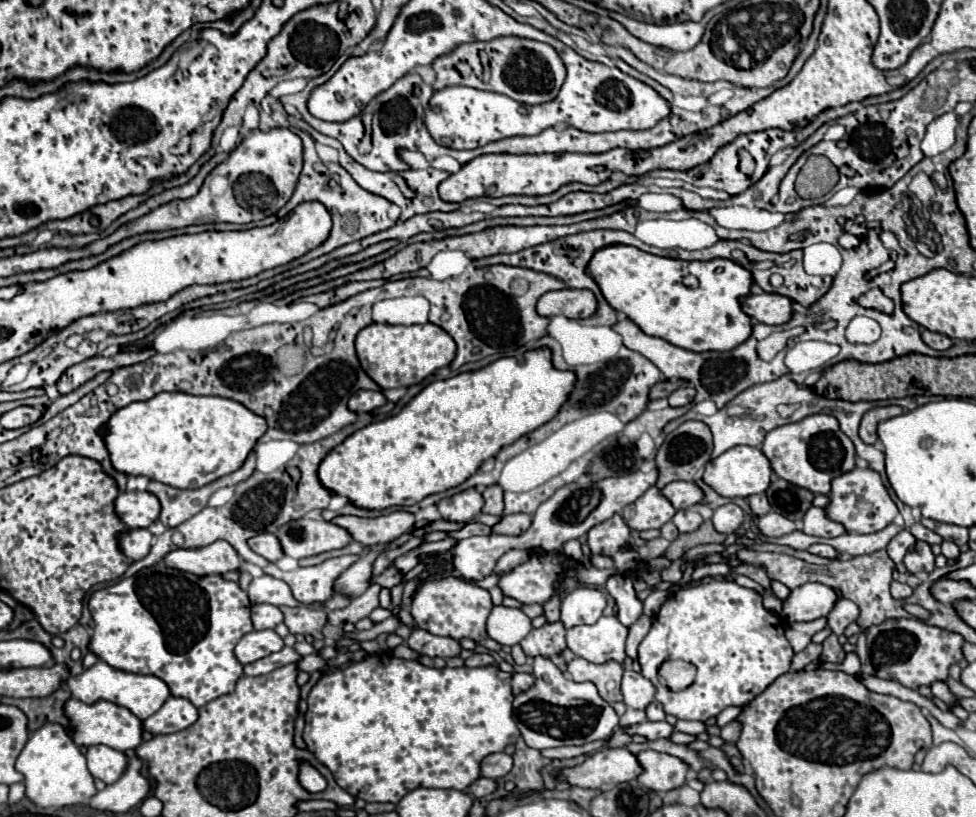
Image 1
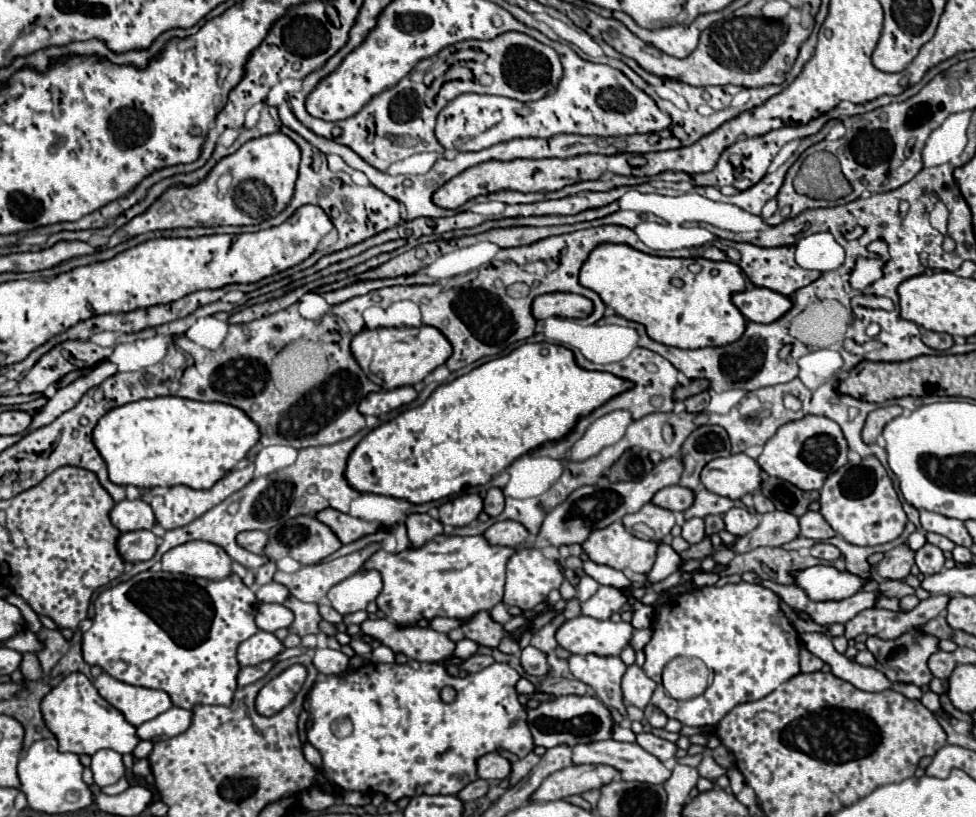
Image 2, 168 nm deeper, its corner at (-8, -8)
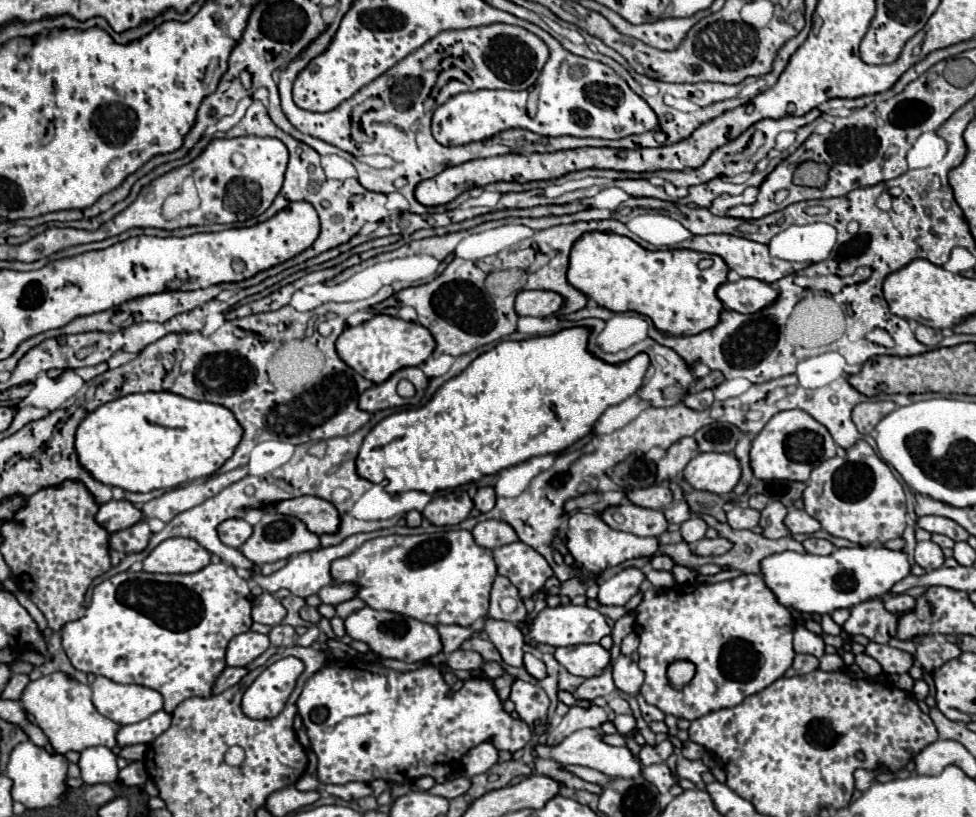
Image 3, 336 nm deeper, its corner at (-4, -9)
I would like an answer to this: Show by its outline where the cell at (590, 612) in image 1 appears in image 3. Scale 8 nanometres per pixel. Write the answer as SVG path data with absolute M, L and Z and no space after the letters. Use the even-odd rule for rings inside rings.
M626 568L600 584L598 600L606 606L624 606L634 594L638 594L644 578L646 576L640 568Z

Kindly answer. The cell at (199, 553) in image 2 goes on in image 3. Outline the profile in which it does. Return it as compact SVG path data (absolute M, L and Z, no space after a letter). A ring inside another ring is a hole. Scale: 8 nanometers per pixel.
M168 538L160 542L144 560L144 572L192 574L210 564L210 552L190 538Z

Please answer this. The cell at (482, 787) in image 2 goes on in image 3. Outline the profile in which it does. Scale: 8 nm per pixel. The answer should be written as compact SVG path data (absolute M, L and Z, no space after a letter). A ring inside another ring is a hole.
M454 776L454 778L450 778L450 780L442 782L442 784L434 784L428 792L452 800L452 798L456 798L456 796L466 794L468 788L470 788L470 780L468 780L466 776Z

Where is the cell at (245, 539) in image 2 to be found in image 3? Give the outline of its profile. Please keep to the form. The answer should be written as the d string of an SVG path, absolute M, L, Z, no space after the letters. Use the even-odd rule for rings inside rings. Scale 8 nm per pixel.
M228 518L218 524L218 538L232 548L240 548L252 532L252 526L244 518Z

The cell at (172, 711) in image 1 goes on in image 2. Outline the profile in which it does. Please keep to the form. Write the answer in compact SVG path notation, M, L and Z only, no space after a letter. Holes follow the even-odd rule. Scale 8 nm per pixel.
M172 707L166 713L158 715L152 721L146 721L138 727L138 737L148 741L162 741L184 733L192 725L192 711L182 707Z

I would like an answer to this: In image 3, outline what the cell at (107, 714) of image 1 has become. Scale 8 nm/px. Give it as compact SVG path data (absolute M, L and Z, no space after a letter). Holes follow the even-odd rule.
M54 672L54 674L42 676L38 680L30 680L20 696L20 704L24 706L24 710L30 716L34 716L34 722L44 730L50 744L60 754L66 754L70 750L80 752L82 748L90 748L90 746L98 746L98 744L102 744L106 748L116 746L116 732L120 726L116 722L112 722L110 718L102 716L94 708L90 686L84 686L84 684L72 680L64 672Z

